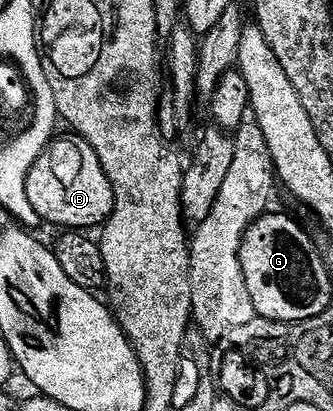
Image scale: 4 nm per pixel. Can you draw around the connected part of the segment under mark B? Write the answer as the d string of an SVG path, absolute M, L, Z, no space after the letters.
M65 133L62 139L54 138L35 161L27 177L27 201L31 201L38 220L61 227L57 229L93 229L89 227L100 228L108 221L113 211L113 190L95 149L78 135Z

